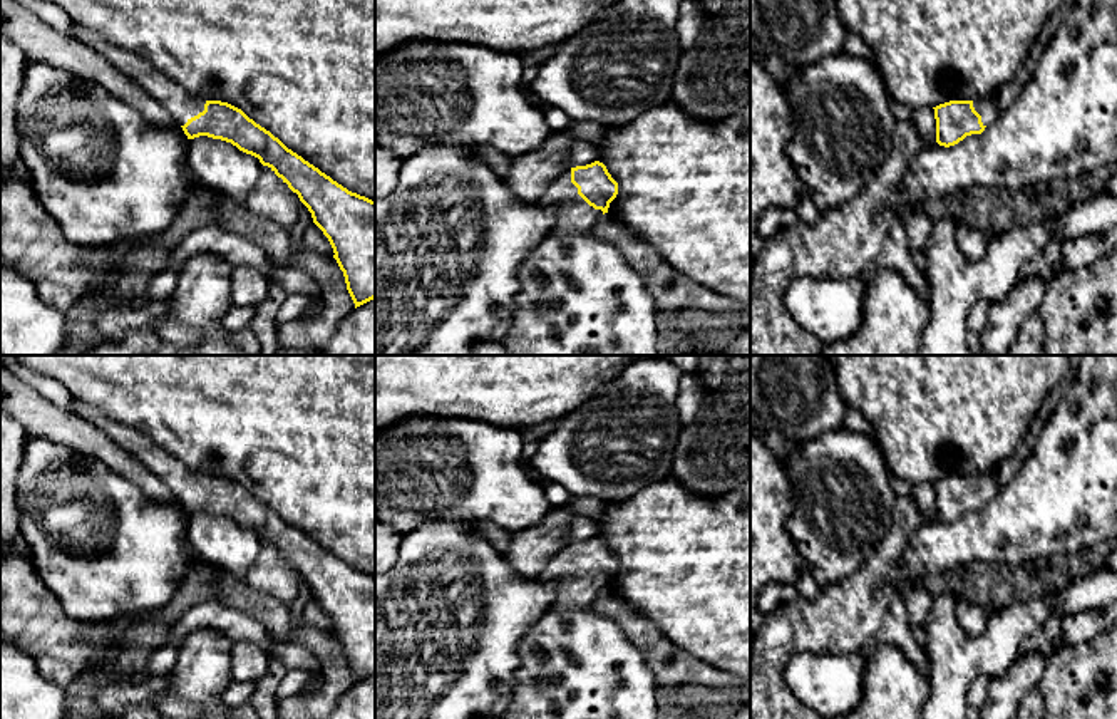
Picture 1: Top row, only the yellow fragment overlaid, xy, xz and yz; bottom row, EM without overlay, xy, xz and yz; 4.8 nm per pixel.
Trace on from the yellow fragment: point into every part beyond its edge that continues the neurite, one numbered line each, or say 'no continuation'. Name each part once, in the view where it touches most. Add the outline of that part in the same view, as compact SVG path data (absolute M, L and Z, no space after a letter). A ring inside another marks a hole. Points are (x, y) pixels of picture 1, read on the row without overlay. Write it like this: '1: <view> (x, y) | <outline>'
1: xz (575, 590) | M571 543L549 558L536 580L556 582L558 595L549 610L588 607L601 592L601 585L589 582L571 558Z

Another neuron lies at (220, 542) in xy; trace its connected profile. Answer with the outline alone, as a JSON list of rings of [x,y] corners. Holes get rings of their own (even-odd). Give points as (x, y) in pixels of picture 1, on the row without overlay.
[[[208,511],[189,516],[188,541],[204,563],[229,572],[238,580],[245,580],[265,543],[258,533],[231,518]]]

